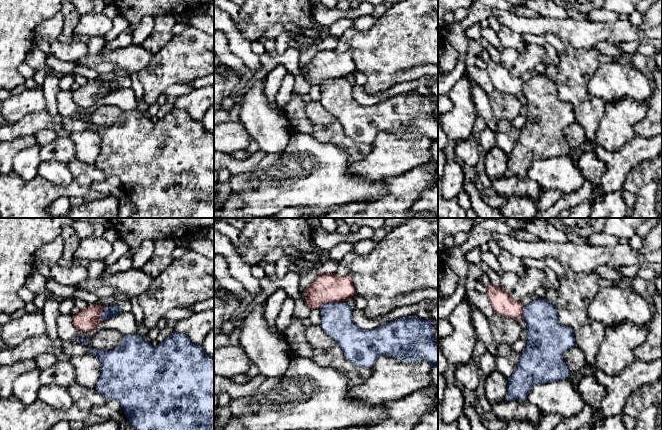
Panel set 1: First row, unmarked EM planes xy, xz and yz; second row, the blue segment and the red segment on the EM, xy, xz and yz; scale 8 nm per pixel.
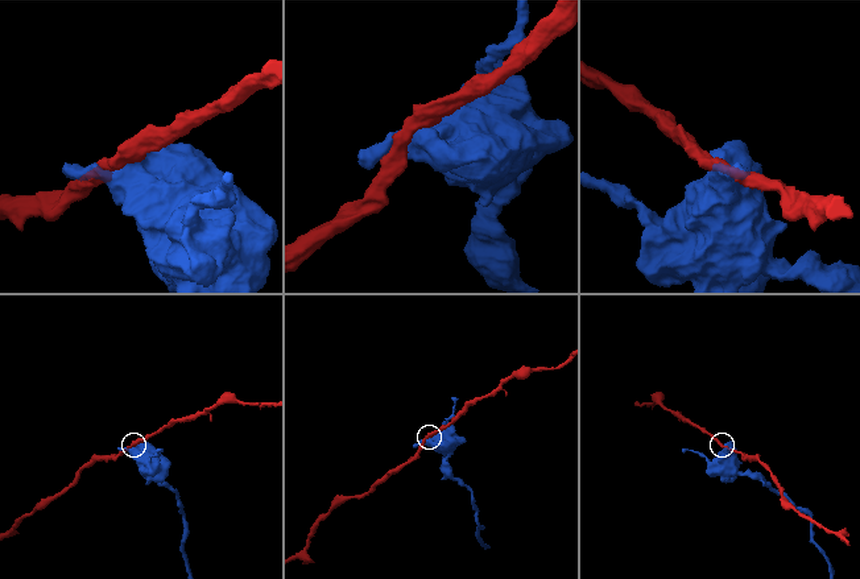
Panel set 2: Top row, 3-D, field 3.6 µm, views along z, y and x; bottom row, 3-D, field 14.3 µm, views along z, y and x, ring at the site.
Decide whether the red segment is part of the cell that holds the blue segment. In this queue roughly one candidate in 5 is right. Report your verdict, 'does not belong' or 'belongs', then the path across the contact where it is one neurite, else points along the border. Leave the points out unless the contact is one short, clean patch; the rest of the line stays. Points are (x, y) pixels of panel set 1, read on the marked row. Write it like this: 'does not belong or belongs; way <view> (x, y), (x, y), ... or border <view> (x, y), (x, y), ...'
does not belong

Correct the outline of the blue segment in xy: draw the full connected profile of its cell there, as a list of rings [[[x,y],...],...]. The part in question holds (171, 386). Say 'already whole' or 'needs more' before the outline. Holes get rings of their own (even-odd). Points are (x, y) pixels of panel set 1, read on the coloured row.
already whole; [[[173,333],[156,347],[150,342],[135,334],[124,335],[121,344],[110,351],[99,351],[91,349],[90,354],[97,356],[101,362],[100,376],[96,383],[96,390],[106,400],[117,400],[125,417],[131,422],[135,430],[214,430],[214,357],[209,356],[201,344],[194,344],[190,338],[183,333]]]

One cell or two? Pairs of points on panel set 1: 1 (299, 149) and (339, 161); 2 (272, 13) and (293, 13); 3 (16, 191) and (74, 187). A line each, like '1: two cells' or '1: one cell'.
1: one cell
2: one cell
3: one cell

